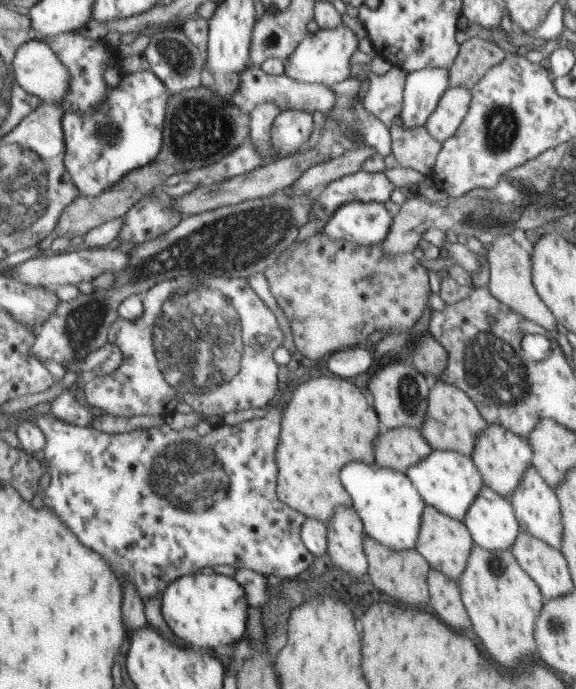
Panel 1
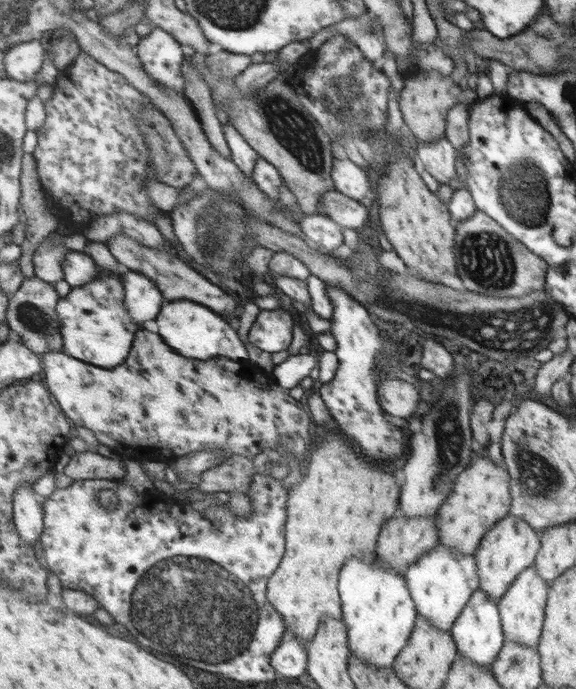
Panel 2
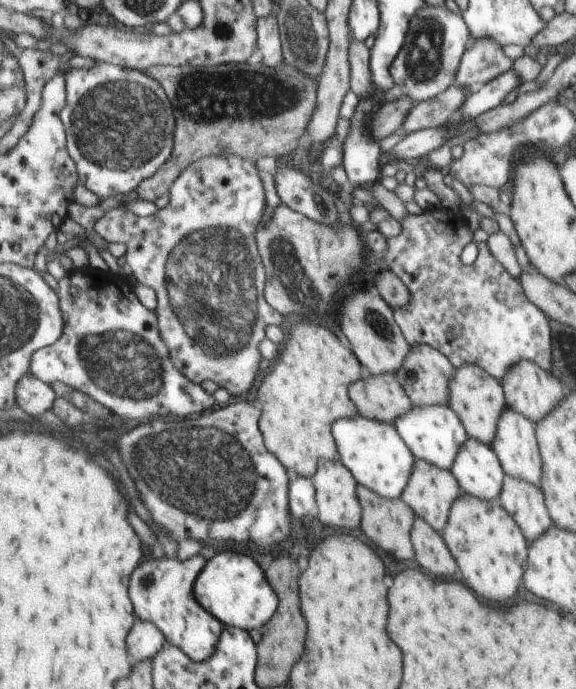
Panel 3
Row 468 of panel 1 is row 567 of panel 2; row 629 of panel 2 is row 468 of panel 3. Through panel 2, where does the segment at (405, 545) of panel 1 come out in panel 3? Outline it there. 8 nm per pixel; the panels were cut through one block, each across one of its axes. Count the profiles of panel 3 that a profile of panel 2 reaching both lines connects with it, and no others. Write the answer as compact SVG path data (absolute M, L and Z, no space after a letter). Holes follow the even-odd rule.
M358 413L351 418L337 418L337 422L332 423L332 437L337 440L336 449L340 453L341 464L351 471L357 485L389 500L400 496L411 474L414 457L393 423L369 420Z

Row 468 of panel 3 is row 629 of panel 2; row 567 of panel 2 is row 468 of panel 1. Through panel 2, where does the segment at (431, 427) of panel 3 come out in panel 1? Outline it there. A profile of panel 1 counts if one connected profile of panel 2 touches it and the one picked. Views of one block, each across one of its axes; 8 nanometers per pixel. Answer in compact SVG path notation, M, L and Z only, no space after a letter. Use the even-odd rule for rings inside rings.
M446 449L432 450L427 458L417 462L404 474L408 475L425 505L433 506L441 514L447 514L449 518L459 521L463 520L469 504L475 500L483 484L483 479L470 456Z

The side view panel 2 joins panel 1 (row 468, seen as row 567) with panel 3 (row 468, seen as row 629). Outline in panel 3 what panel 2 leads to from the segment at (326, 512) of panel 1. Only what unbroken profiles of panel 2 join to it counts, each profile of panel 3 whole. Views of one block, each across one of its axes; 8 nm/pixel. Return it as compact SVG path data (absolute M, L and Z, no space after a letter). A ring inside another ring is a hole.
M303 318L291 326L287 332L289 340L280 350L281 358L277 358L273 372L263 378L256 400L262 409L260 428L269 452L277 456L290 473L294 472L311 479L317 474L322 461L340 460L340 453L336 449L336 444L333 444L335 439L332 437L332 423L337 418L357 416L356 405L348 396L347 386L359 380L361 374L361 366L356 355L345 350L339 344L339 340L329 332L329 328L321 326L319 322L319 319Z

